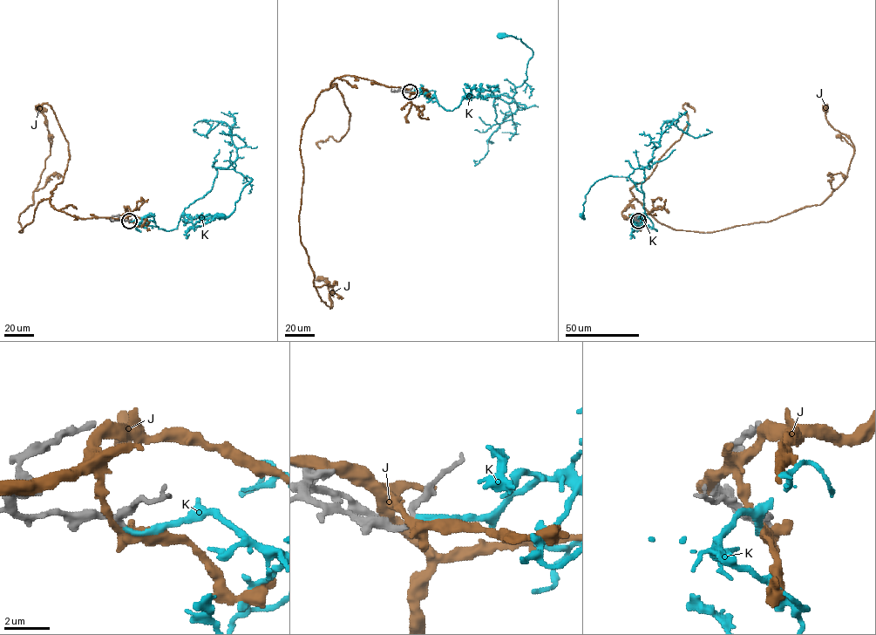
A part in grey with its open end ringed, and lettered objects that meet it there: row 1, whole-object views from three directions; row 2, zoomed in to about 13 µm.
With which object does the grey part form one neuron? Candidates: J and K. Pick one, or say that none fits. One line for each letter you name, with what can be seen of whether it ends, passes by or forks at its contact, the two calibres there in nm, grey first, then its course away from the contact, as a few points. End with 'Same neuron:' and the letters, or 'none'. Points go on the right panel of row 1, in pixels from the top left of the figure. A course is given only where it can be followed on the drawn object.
K: It ends there. Thickness 280 nm (grey) against 240 nm. Its course: (638, 221), (636, 215), (656, 230), (643, 208), (642, 167), (627, 177), (597, 180), (585, 195), (581, 216)
Same neuron: K

